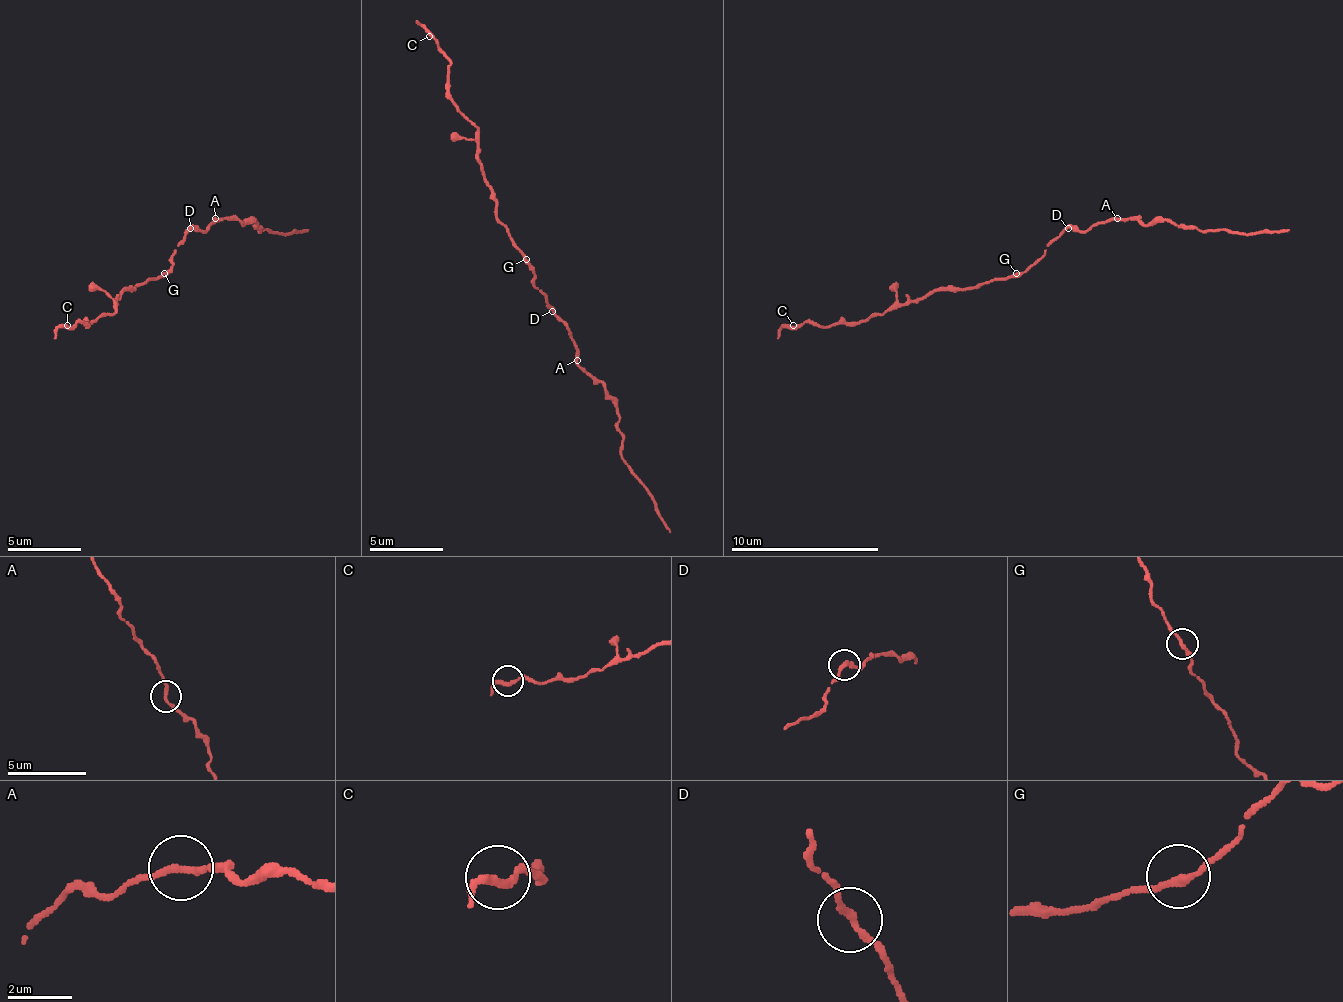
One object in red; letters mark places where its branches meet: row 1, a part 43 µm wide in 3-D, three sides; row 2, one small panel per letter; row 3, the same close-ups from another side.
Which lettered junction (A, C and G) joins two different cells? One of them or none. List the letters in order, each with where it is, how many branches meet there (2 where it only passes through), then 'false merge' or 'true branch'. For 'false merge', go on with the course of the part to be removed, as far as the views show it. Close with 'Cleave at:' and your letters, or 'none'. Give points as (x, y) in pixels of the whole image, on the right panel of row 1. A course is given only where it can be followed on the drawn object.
A: (1117, 218) | 2 | true branch
C: (793, 325) | 2 | true branch
G: (1016, 273) | 2 | true branch
Cleave at: none

